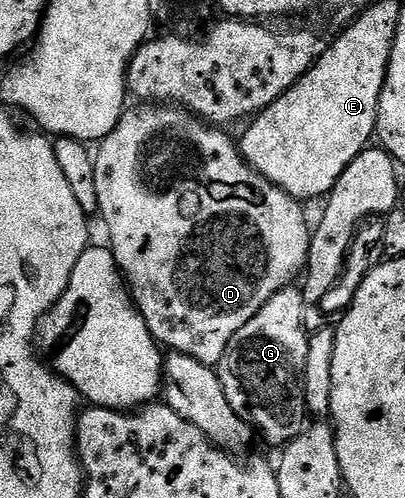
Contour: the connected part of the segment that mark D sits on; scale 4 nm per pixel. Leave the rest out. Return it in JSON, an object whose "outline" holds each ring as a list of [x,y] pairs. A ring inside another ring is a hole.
{"outline":[[[139,106],[124,111],[118,126],[106,136],[98,145],[95,157],[95,173],[97,174],[97,202],[99,203],[98,215],[103,216],[103,224],[107,227],[107,236],[111,253],[127,282],[131,293],[131,299],[135,307],[145,318],[153,338],[164,349],[171,352],[180,352],[189,358],[197,358],[197,362],[218,365],[219,360],[225,354],[225,346],[277,294],[282,288],[288,287],[295,275],[306,269],[307,255],[309,254],[309,242],[312,229],[307,228],[307,216],[303,213],[304,205],[295,200],[289,194],[285,194],[277,185],[271,184],[255,169],[251,168],[243,155],[239,153],[239,145],[233,139],[226,136],[224,129],[212,126],[194,116],[179,106]]]}

